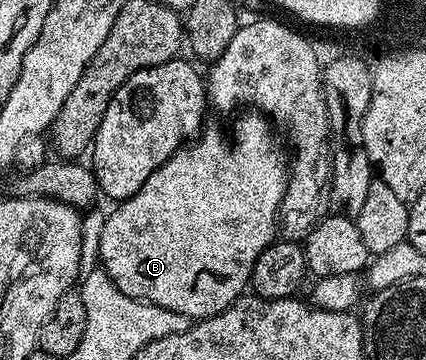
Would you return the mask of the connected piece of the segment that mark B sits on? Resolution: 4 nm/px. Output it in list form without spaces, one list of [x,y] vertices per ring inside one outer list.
[[[252,115],[256,116],[241,118],[240,125],[232,132],[232,136],[236,140],[230,141],[229,144],[227,138],[218,129],[211,128],[211,126],[205,127],[199,139],[181,146],[161,168],[154,170],[154,174],[150,174],[150,178],[146,178],[146,182],[142,182],[142,186],[132,197],[119,201],[113,207],[116,209],[109,214],[108,221],[100,228],[100,260],[98,260],[98,264],[114,282],[114,286],[118,286],[118,290],[122,290],[122,294],[135,300],[145,300],[154,306],[162,306],[166,310],[174,310],[174,314],[182,314],[193,321],[218,314],[245,295],[254,270],[254,262],[258,262],[258,254],[262,254],[262,250],[277,239],[278,213],[281,211],[284,195],[288,189],[288,173],[290,171],[289,161],[287,159],[284,161],[283,154],[276,149],[276,144],[272,141],[273,125],[263,115]]]

